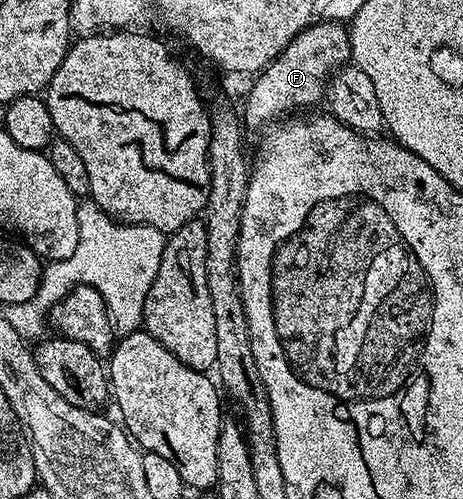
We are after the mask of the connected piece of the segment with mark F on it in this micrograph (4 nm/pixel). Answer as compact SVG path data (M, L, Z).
M323 20L297 34L295 40L256 78L245 102L244 123L264 127L286 114L314 107L327 92L329 78L351 59L350 29L339 20Z

